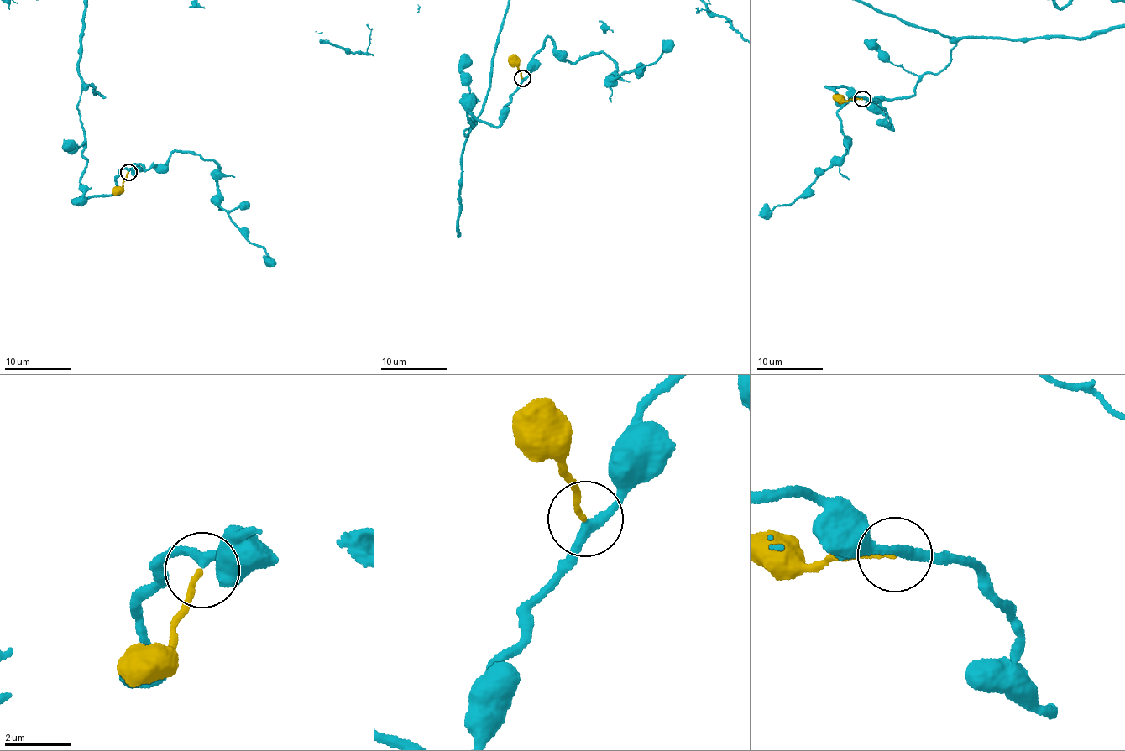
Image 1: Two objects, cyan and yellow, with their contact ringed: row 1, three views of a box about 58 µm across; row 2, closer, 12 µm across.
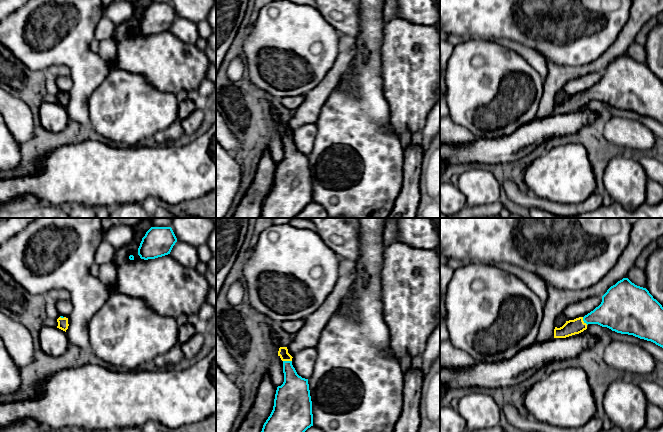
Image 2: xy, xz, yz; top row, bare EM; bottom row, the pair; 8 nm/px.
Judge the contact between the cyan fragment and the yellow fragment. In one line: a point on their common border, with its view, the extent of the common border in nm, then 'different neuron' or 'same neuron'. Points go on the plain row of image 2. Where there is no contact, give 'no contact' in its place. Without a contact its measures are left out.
contact xz (287, 137); length 70 nm; same neuron

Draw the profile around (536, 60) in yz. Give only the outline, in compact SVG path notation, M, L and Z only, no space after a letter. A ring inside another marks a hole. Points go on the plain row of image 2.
M488 38L487 40L496 41L502 46L515 51L528 61L528 63L541 75L543 80L547 77L547 61L545 57L537 51L530 49L520 43L514 42L510 39Z

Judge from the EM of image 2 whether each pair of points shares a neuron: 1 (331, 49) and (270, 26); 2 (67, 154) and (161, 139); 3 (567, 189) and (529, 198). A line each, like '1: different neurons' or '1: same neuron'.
1: same neuron
2: different neurons
3: different neurons

